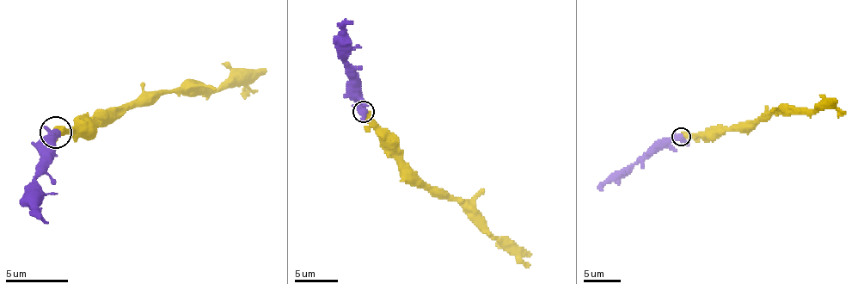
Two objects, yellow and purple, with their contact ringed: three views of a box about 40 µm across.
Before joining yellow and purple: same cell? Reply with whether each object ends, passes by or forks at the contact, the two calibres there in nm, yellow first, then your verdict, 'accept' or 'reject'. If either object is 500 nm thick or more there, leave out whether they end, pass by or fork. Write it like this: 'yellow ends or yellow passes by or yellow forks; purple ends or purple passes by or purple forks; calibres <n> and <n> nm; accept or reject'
calibres 550 and 380 nm; accept

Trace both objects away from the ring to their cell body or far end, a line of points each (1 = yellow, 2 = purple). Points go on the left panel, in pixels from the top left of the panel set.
1: (56, 132), (87, 132), (94, 122), (123, 116), (138, 103), (150, 103), (167, 94), (241, 84), (267, 72)
2: (56, 132), (52, 141), (57, 147), (36, 178), (39, 191), (37, 210), (48, 222)

